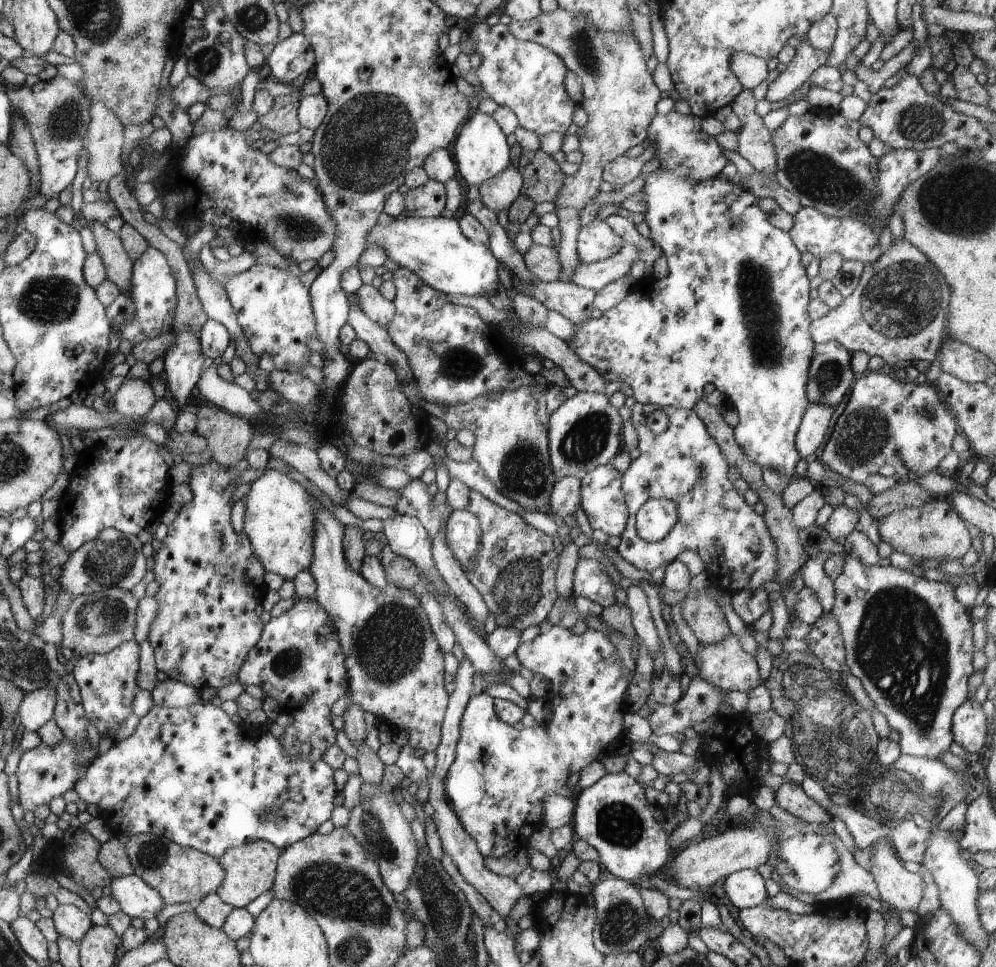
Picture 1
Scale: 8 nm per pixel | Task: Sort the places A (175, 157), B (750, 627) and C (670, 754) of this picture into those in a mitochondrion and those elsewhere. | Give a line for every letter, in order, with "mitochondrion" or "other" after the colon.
A: other
B: other
C: other

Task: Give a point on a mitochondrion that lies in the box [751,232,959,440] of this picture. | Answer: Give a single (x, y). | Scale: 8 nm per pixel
(899, 302)

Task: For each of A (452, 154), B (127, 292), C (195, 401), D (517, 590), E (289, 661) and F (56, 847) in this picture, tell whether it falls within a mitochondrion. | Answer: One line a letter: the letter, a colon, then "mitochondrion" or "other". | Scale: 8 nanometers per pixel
A: other
B: other
C: other
D: mitochondrion
E: mitochondrion
F: other

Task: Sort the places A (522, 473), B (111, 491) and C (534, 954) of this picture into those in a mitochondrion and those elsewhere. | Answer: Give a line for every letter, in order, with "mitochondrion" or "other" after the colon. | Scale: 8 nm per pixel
A: mitochondrion
B: other
C: other

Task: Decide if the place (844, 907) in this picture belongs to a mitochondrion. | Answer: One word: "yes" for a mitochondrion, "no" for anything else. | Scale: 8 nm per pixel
no

